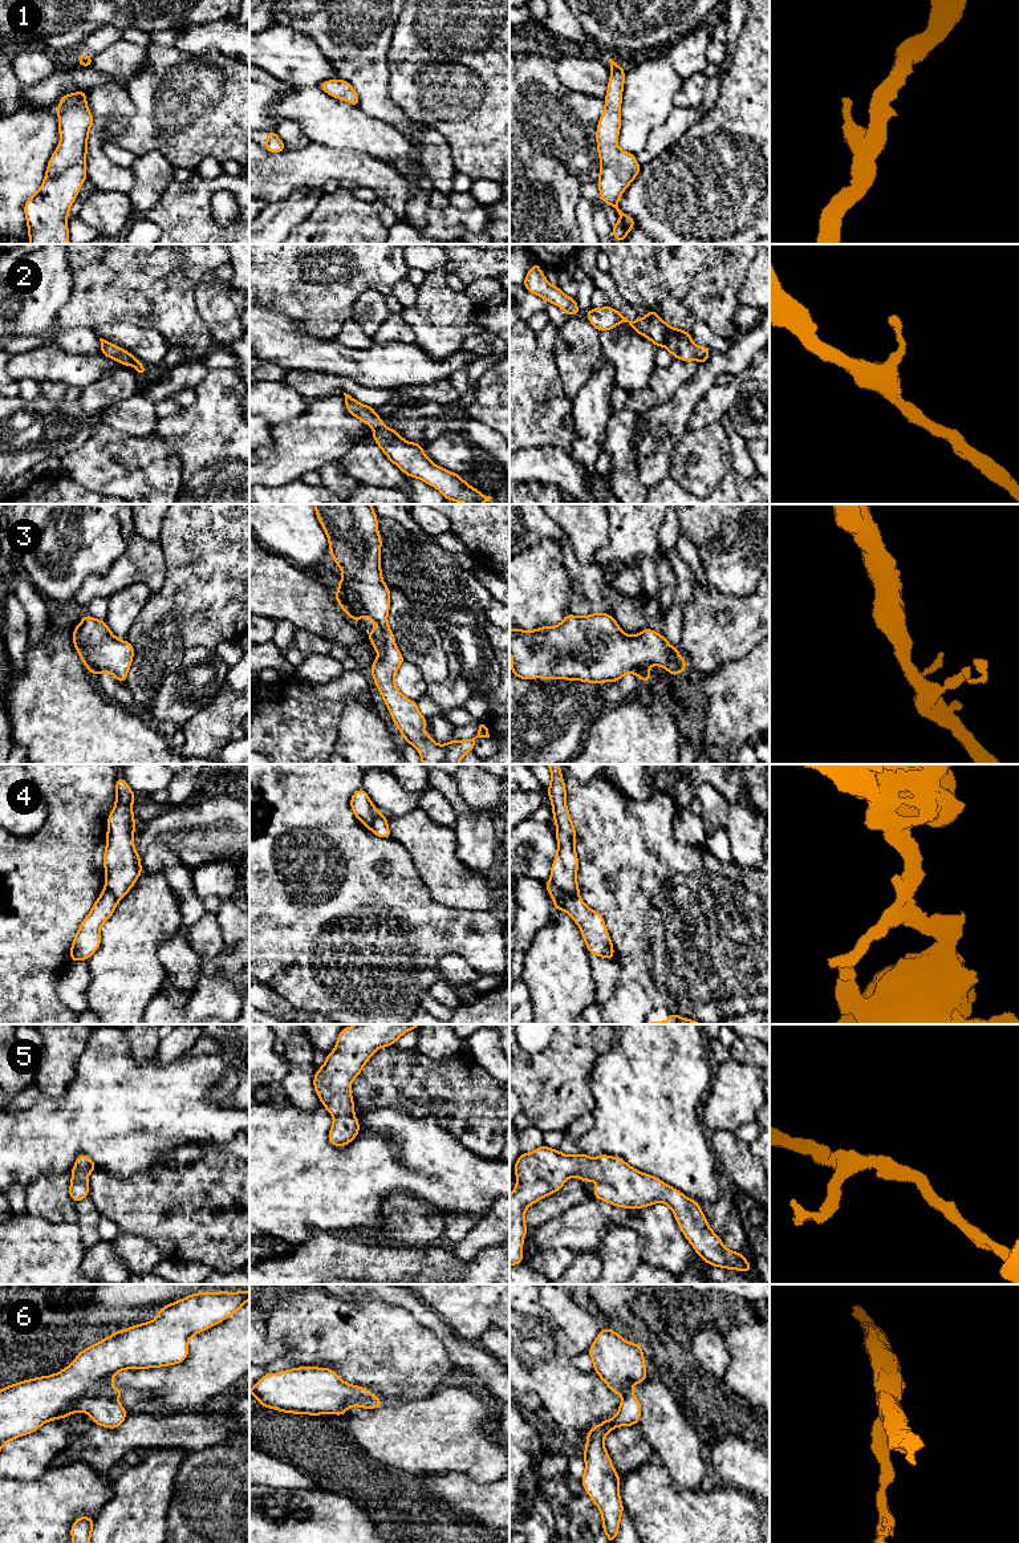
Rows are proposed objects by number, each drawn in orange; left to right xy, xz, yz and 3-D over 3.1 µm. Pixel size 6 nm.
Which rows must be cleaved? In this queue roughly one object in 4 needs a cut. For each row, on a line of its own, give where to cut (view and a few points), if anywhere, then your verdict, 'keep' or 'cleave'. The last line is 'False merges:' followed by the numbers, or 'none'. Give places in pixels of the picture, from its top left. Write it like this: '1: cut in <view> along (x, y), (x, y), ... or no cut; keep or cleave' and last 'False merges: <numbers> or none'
1: no cut; keep
2: no cut; keep
3: cut in xz along (378, 624), (384, 633), (384, 649), (380, 653); cleave
4: cut in yz along (549, 880), (569, 896), (579, 896); cleave
5: no cut; keep
6: no cut; keep
False merges: 3, 4

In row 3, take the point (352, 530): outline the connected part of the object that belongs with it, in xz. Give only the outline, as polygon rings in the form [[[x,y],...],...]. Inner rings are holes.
[[[313,504],[324,528],[333,561],[340,567],[344,580],[338,578],[334,597],[341,609],[352,618],[368,616],[383,633],[383,650],[370,667],[374,683],[405,740],[414,746],[422,764],[459,764],[471,752],[476,738],[490,738],[484,722],[478,722],[478,735],[472,739],[454,740],[438,746],[425,731],[427,719],[419,712],[417,702],[403,697],[394,675],[405,662],[398,650],[393,630],[387,624],[390,589],[382,580],[381,545],[377,515],[372,504]]]

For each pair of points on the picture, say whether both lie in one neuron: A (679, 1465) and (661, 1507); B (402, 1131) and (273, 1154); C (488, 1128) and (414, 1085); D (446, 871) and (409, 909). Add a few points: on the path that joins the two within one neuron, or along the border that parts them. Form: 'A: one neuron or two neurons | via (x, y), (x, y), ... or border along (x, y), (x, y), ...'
A: two neurons | border along (656, 1460), (666, 1469), (679, 1490), (699, 1489)
B: one neuron | via (378, 1157), (308, 1157)
C: one neuron | via (470, 1109), (451, 1091), (433, 1091)
D: two neurons | border along (413, 861), (429, 894), (437, 902), (451, 909)

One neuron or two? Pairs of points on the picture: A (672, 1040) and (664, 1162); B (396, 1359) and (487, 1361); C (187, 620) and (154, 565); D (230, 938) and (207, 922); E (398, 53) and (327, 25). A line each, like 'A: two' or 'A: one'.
A: one
B: two
C: two
D: two
E: two

